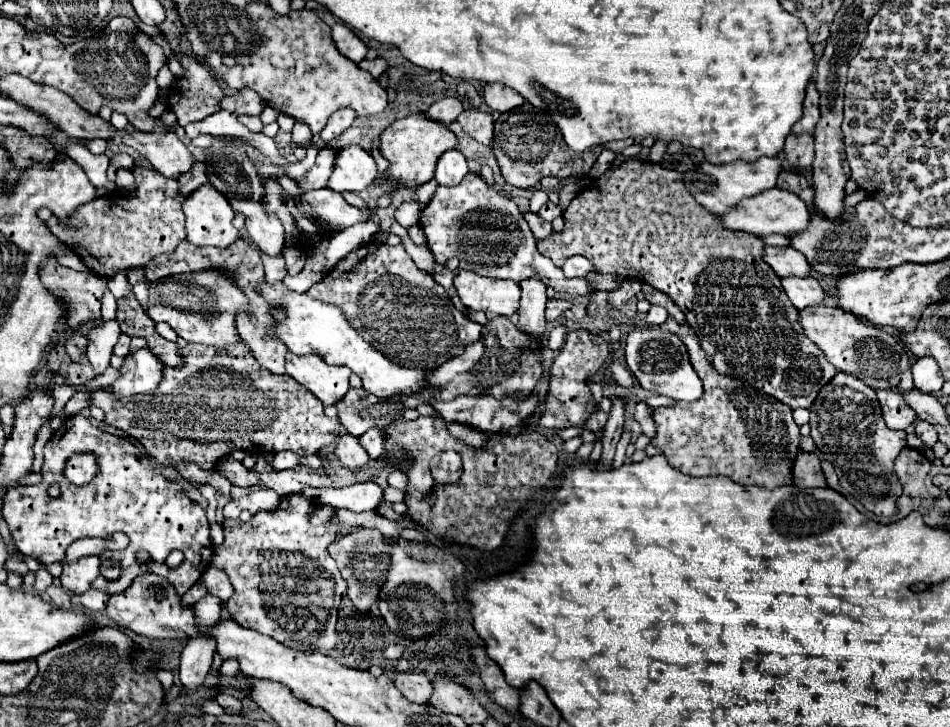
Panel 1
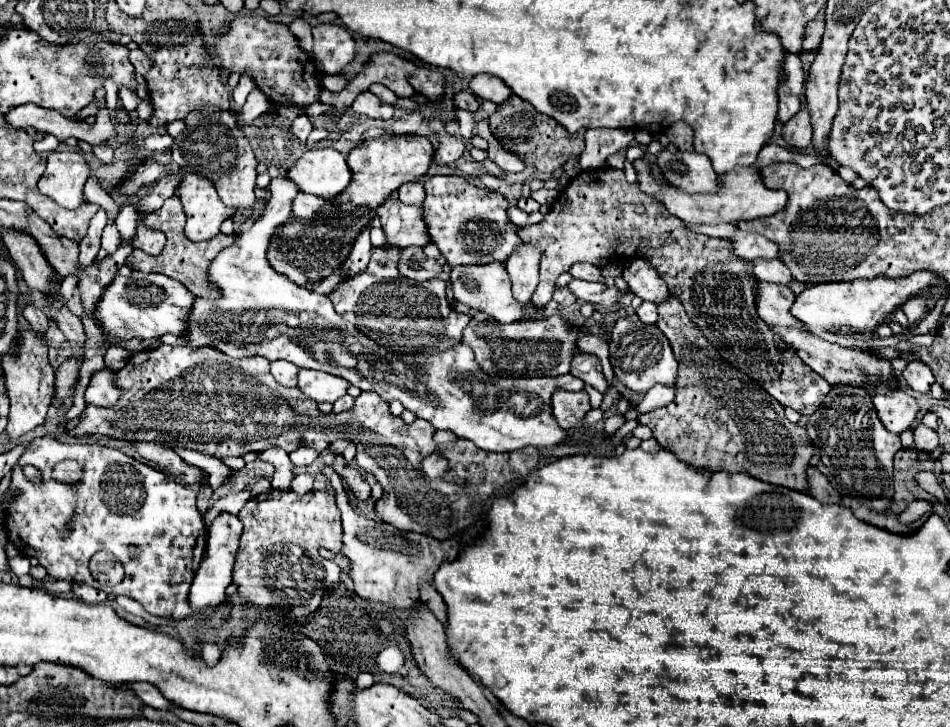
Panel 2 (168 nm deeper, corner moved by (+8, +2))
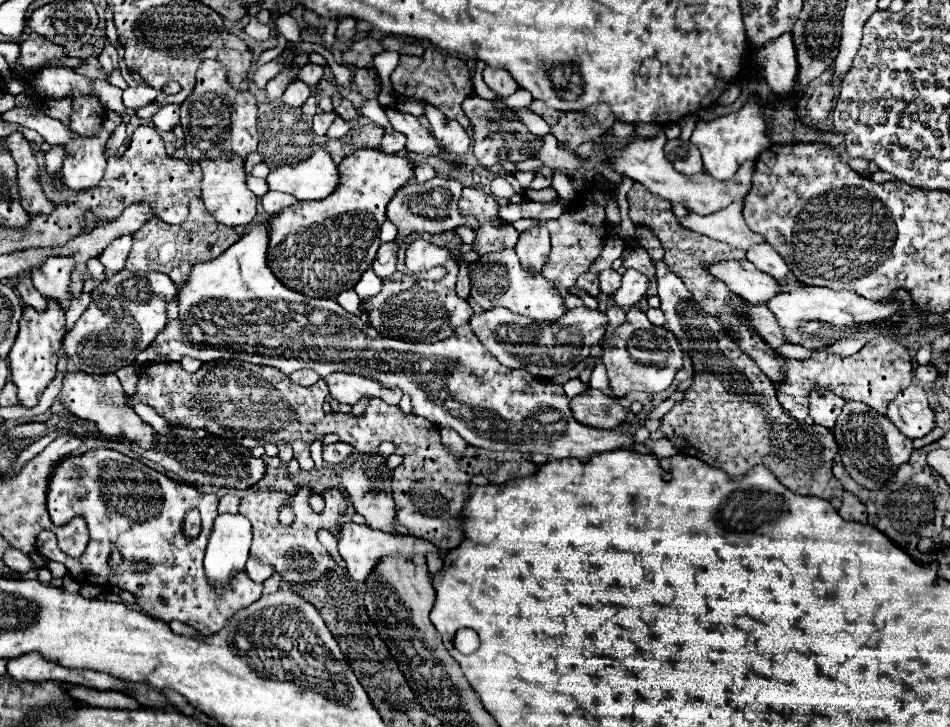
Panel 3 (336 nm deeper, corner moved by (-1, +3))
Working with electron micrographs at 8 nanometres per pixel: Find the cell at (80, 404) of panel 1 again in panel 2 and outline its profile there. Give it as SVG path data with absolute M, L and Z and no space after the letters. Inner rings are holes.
M108 369L94 373L86 389L86 403L106 407L106 405L114 405L116 401L118 401L118 387L114 385L114 373Z

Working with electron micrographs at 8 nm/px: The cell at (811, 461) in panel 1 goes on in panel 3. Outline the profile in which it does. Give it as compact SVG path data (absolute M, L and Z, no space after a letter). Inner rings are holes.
M843 492L843 504L839 508L839 514L843 520L857 520L857 522L867 522L867 510L865 504L853 494L853 492Z

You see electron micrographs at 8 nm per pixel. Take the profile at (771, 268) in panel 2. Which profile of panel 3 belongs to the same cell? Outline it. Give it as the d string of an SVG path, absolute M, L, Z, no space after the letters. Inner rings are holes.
M759 244L751 250L747 250L747 260L753 262L755 268L759 268L765 274L775 276L777 280L785 280L789 274L785 260L769 244Z

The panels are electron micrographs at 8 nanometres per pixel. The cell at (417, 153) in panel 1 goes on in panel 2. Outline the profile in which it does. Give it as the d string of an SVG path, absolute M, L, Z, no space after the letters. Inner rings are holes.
M384 135L380 139L366 139L356 145L346 157L346 163L352 171L350 185L332 199L334 209L330 213L318 215L314 221L296 221L294 217L282 225L278 233L274 233L268 247L268 263L272 269L300 287L326 279L330 273L342 267L352 251L356 237L374 219L376 207L382 205L382 201L386 201L386 197L390 197L402 183L422 179L428 171L430 159L430 141L416 135Z

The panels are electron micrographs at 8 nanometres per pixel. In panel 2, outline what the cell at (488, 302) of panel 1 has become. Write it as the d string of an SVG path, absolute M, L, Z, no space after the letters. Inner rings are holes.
M492 261L488 265L460 265L460 267L454 267L452 273L450 273L450 279L452 279L452 289L454 289L456 301L462 301L476 311L484 311L500 323L526 321L526 319L536 317L536 313L538 313L538 307L534 303L522 305L512 297L510 277L508 277L508 273L506 273L506 269L500 261Z

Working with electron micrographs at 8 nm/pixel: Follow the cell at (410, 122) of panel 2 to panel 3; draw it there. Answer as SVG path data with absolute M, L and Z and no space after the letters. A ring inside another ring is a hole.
M391 132L385 134L381 140L381 150L383 152L403 152L405 150L405 136L401 132Z

